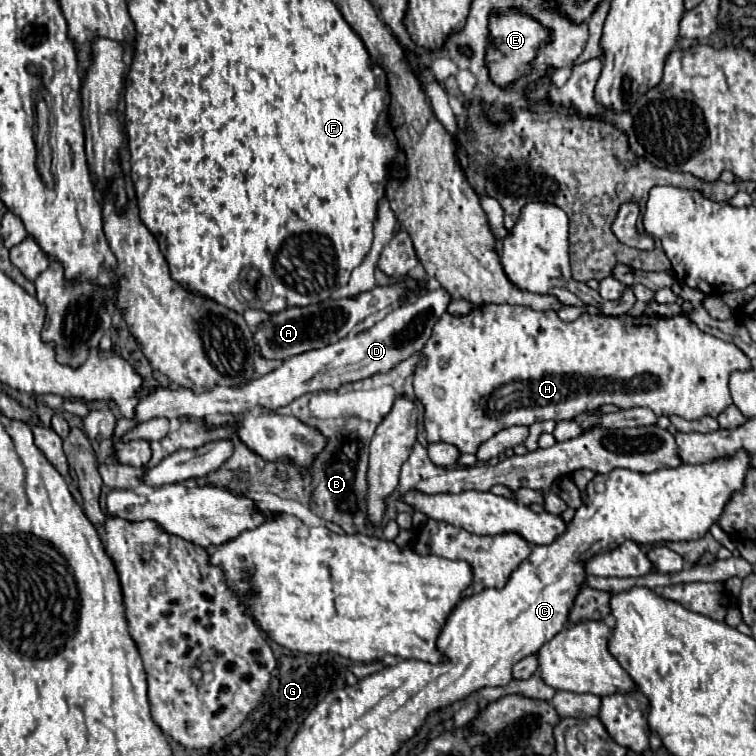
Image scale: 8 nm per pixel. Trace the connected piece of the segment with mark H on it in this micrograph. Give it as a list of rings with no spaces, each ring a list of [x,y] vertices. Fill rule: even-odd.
[[[485,305],[485,307],[475,307],[469,315],[453,317],[453,315],[443,315],[439,323],[435,325],[435,331],[427,345],[423,347],[419,355],[419,363],[415,365],[413,373],[413,389],[415,397],[423,403],[425,407],[425,431],[427,431],[427,443],[449,443],[459,449],[459,453],[477,453],[479,445],[497,435],[505,427],[513,425],[533,425],[539,421],[569,421],[575,419],[583,413],[591,413],[599,409],[601,405],[613,403],[621,409],[633,409],[633,407],[649,407],[657,417],[661,415],[679,415],[683,419],[701,419],[705,415],[717,417],[721,411],[725,411],[733,401],[729,395],[727,379],[731,371],[745,371],[751,367],[751,361],[747,355],[733,343],[727,343],[723,339],[715,339],[713,335],[701,333],[695,323],[687,319],[687,315],[677,315],[671,319],[657,317],[657,315],[641,315],[641,317],[629,317],[629,315],[619,315],[619,317],[607,317],[607,315],[589,315],[583,313],[577,321],[573,323],[563,323],[553,309],[549,311],[535,311],[531,307],[519,307],[519,305]],[[441,359],[447,361],[447,367],[441,367]],[[435,387],[443,391],[443,397],[435,395]]]

